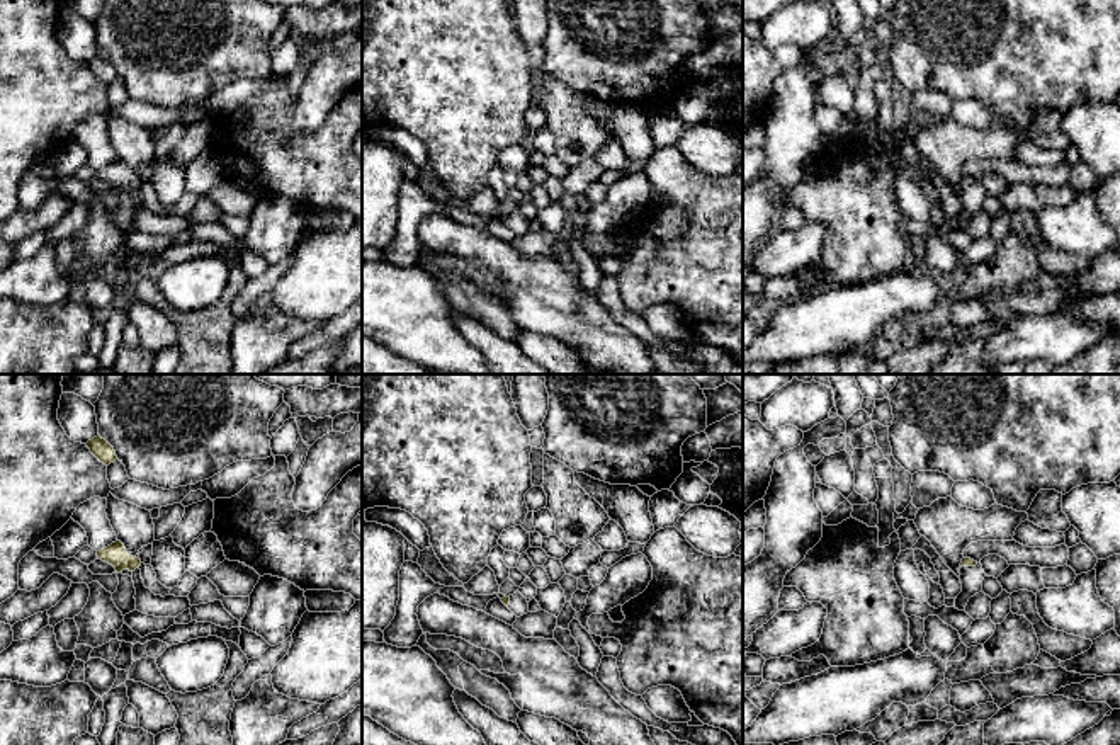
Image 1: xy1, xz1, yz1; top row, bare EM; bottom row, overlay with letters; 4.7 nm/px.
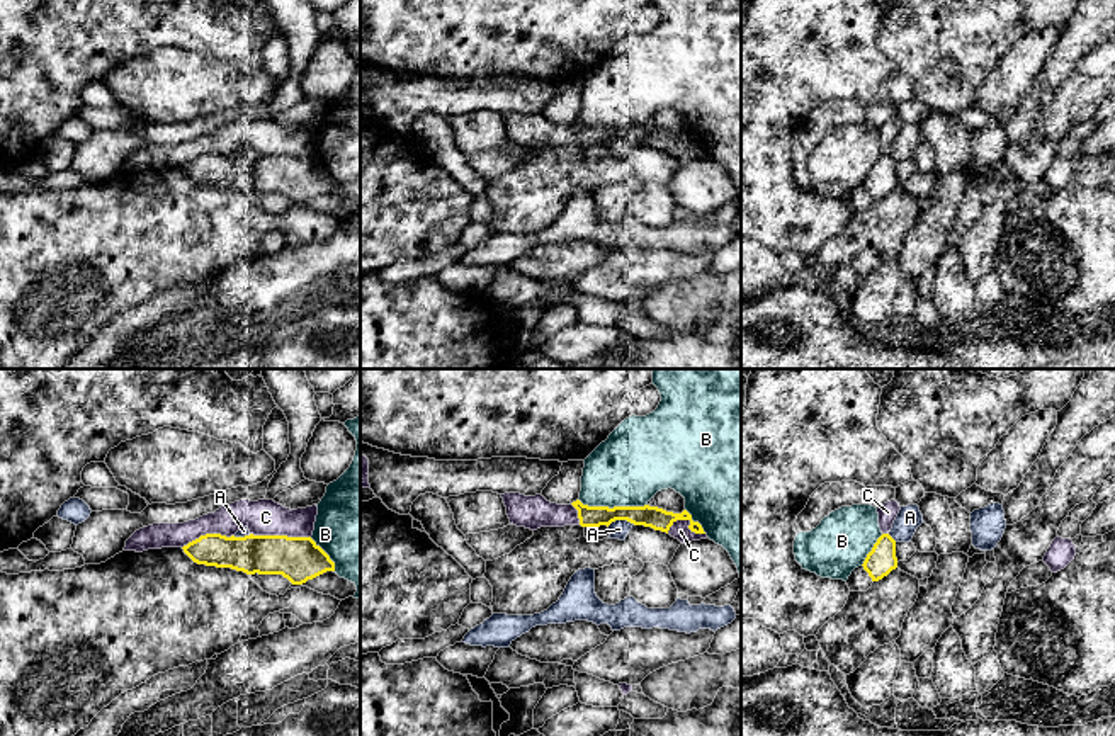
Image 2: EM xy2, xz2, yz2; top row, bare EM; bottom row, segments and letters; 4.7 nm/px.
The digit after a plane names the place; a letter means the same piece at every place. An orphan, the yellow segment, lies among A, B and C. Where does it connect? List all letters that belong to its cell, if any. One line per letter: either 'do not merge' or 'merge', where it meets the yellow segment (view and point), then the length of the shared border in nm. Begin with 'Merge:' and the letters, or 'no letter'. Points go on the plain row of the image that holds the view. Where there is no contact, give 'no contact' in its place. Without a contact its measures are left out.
Merge: no letter
A: do not merge | xz2 (621, 138) | 140 nm
B: do not merge | xz2 (614, 126) | 320 nm
C: do not merge | xy2 (281, 155) | 280 nm

